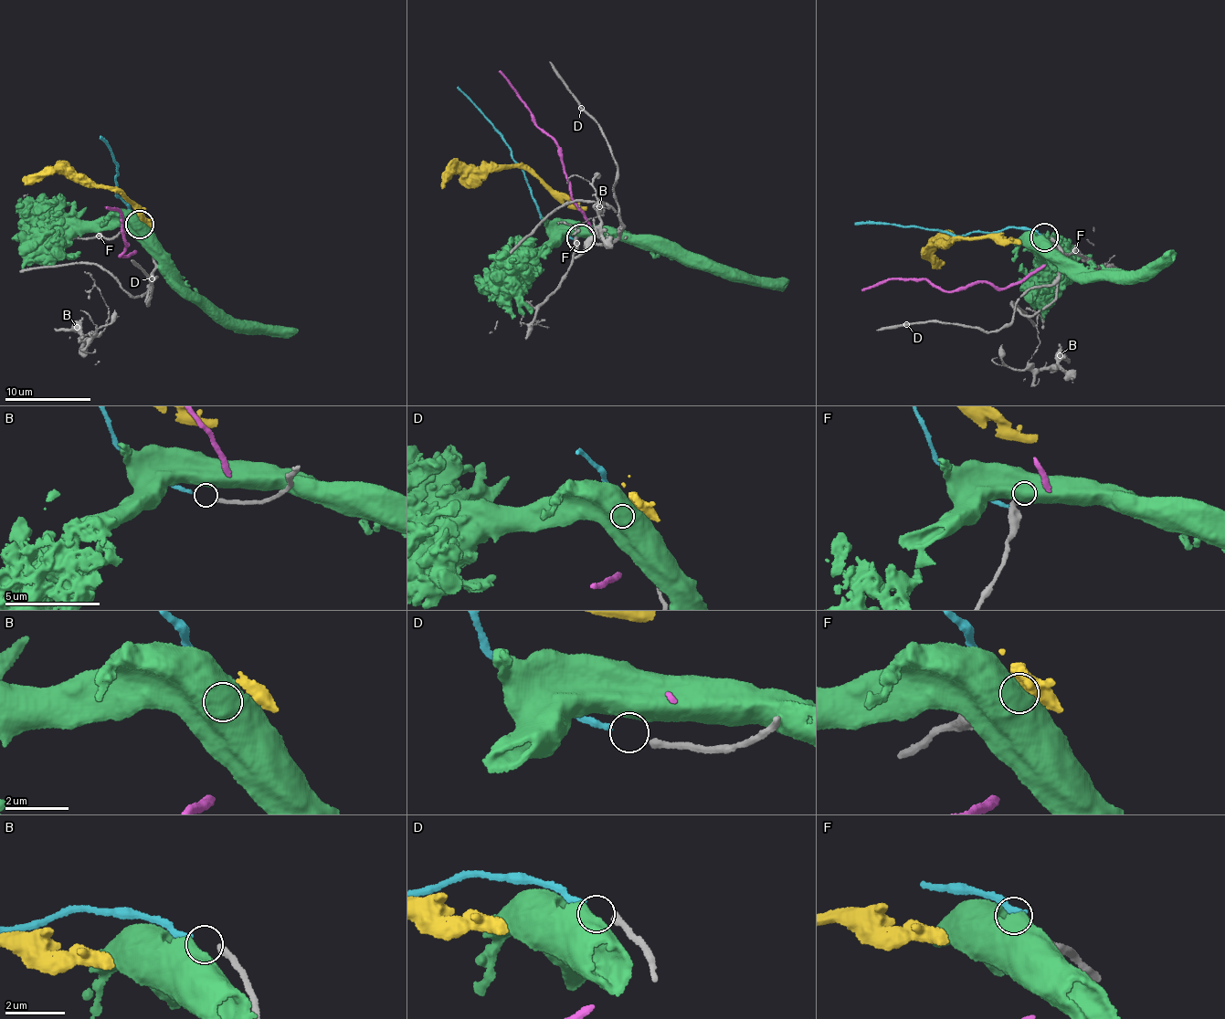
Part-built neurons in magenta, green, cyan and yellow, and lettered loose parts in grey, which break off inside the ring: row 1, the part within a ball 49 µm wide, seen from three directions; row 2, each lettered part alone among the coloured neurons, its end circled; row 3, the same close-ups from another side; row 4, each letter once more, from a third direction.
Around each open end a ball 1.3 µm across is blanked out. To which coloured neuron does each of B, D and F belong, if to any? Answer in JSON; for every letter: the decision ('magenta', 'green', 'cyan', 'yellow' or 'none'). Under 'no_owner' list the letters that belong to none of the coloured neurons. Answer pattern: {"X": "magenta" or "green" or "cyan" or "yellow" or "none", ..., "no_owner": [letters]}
{"B": "cyan", "D": "none", "F": "none", "no_owner": ["D", "F"]}

